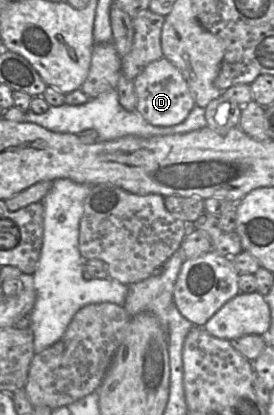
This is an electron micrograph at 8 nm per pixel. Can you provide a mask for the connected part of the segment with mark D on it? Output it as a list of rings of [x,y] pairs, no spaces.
[[[162,57],[147,64],[133,79],[136,111],[151,125],[169,127],[182,123],[194,108],[193,94],[180,70]]]

